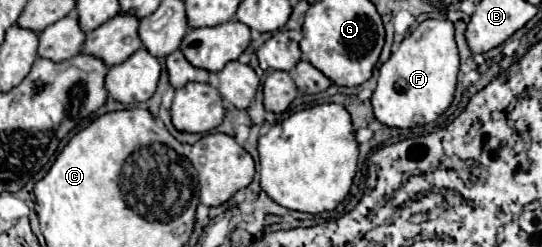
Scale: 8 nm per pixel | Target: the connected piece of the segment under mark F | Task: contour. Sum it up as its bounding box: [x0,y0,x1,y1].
[372,19,458,127]

